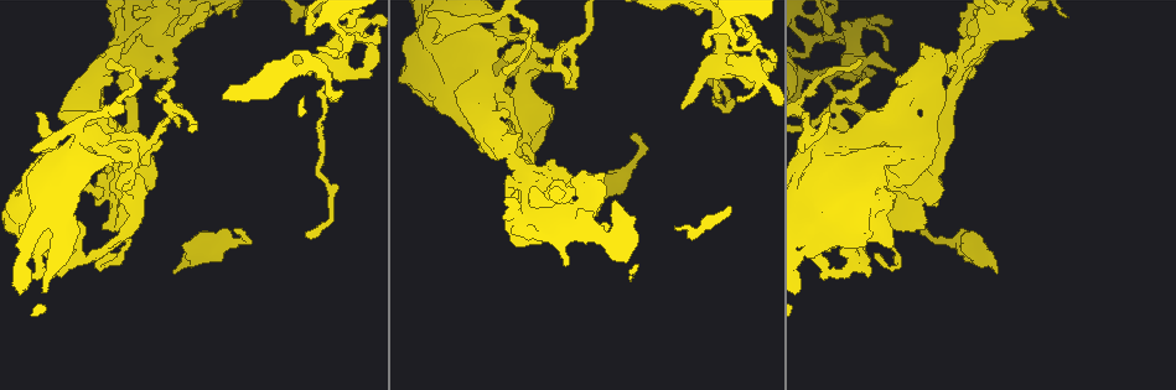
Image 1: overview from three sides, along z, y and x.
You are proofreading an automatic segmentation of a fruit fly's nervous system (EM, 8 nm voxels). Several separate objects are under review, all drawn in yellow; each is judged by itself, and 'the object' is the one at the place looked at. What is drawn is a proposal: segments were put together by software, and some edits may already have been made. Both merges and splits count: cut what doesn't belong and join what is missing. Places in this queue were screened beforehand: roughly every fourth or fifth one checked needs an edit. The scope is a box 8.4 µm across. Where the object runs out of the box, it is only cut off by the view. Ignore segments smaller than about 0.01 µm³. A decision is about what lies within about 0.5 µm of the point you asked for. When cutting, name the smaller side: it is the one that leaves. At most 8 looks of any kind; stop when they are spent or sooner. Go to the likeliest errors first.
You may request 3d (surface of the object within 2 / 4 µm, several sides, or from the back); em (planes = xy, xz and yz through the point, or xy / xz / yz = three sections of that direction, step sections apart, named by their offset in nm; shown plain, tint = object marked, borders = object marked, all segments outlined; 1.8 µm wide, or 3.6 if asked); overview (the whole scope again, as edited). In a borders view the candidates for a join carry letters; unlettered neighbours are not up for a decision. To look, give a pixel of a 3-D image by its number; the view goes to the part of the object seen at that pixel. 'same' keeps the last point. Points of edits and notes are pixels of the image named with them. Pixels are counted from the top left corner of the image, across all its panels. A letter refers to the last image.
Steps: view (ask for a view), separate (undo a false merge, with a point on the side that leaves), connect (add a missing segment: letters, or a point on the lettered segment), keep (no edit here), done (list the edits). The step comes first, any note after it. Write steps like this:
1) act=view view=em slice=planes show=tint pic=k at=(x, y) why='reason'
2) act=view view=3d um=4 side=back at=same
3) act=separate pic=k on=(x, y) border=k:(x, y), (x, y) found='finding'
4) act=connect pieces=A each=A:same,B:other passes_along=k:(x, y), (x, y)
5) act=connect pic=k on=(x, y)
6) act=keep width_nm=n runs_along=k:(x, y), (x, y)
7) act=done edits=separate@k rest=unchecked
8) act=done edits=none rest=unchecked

act=view view=em slice=xy step=4 show=tint pic=1 at=(996, 274) why='tapers out'

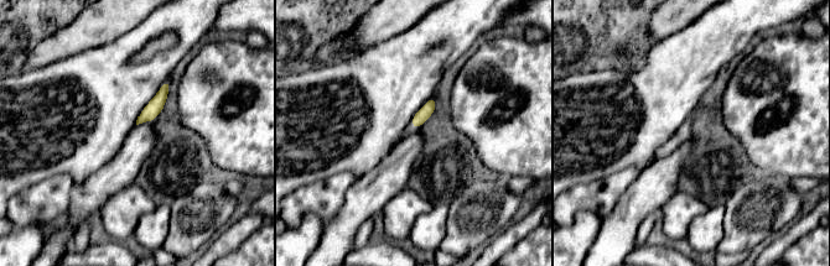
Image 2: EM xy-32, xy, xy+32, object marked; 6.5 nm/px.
act=view view=em slice=planes show=tint at=same why='another direction'

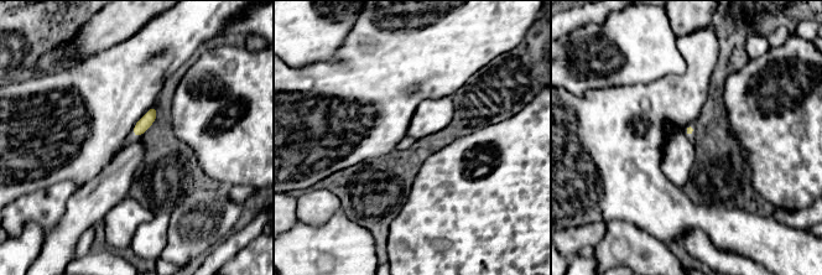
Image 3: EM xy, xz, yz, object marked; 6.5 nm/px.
act=view view=em slice=planes show=borders at=same why='what lies round it'

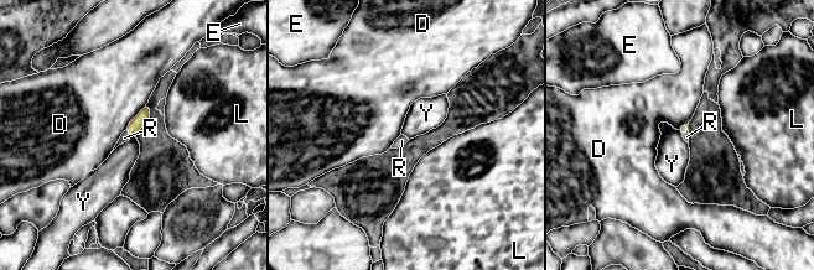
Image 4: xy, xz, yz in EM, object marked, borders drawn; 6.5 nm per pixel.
act=connect pieces=R each=D:other,E:other,L:other,R:same,Y:other passes_along=4:(144, 115), (128, 134), (124, 138) found='the cell continues'

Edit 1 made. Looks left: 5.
act=view view=overview

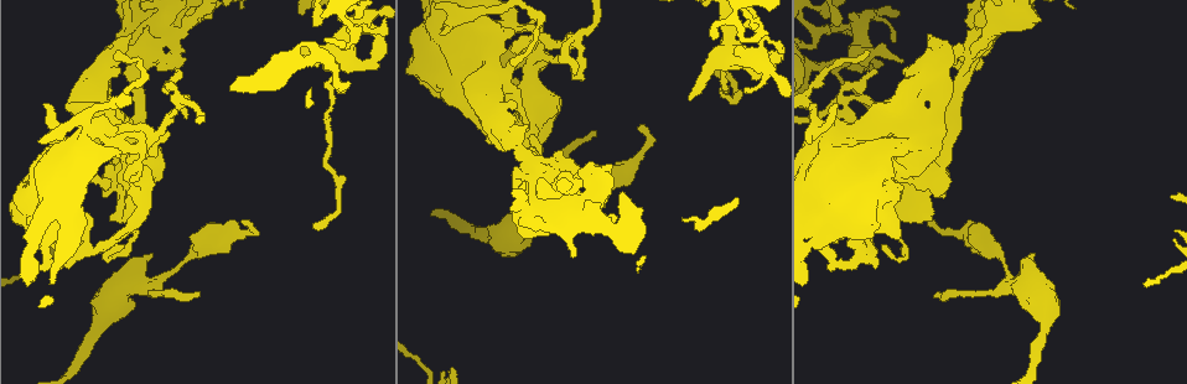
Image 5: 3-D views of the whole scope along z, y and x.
act=view view=3d um=2 pic=5 at=(771, 59) why='sharp bend'

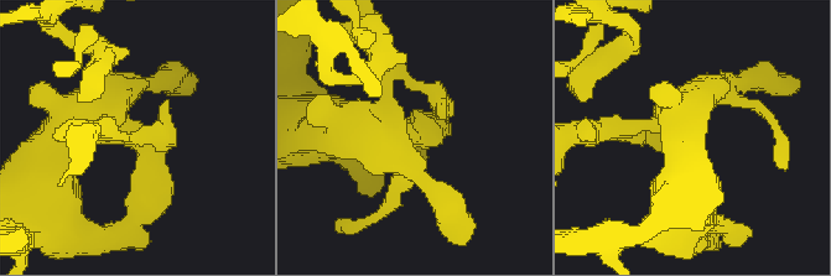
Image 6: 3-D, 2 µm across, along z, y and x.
act=view view=em slice=xz step=16 show=plain pic=6 at=(409, 133) why='need the tissue'

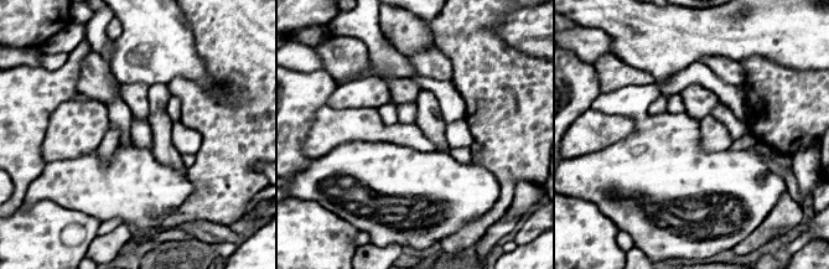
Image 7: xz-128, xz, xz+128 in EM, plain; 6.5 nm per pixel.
act=view view=em slice=xz step=16 show=borders at=same

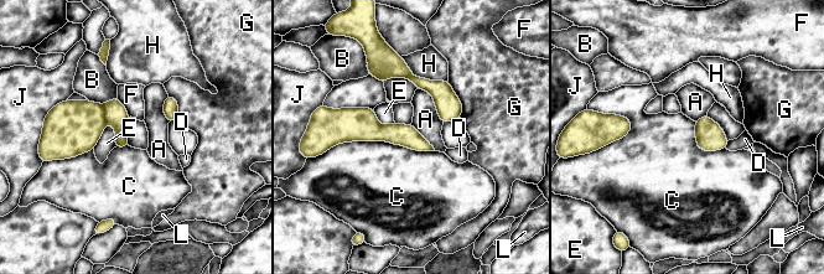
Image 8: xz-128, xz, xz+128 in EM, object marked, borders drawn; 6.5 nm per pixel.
act=keep each=A:other,B:other,C:other,D:other,E:other,F:other,G:other,H:other,J:other,L:other border=8:(418, 88), (431, 96), (442, 123) found='all the same cell'

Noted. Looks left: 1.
act=done edits=connect@4 rest=unchecked

